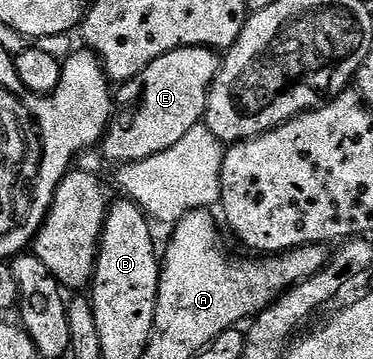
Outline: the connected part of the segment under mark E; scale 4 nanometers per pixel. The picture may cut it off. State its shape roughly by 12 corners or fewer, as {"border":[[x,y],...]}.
{"border":[[188,46],[139,76],[109,162],[139,162],[203,122],[222,55]]}

